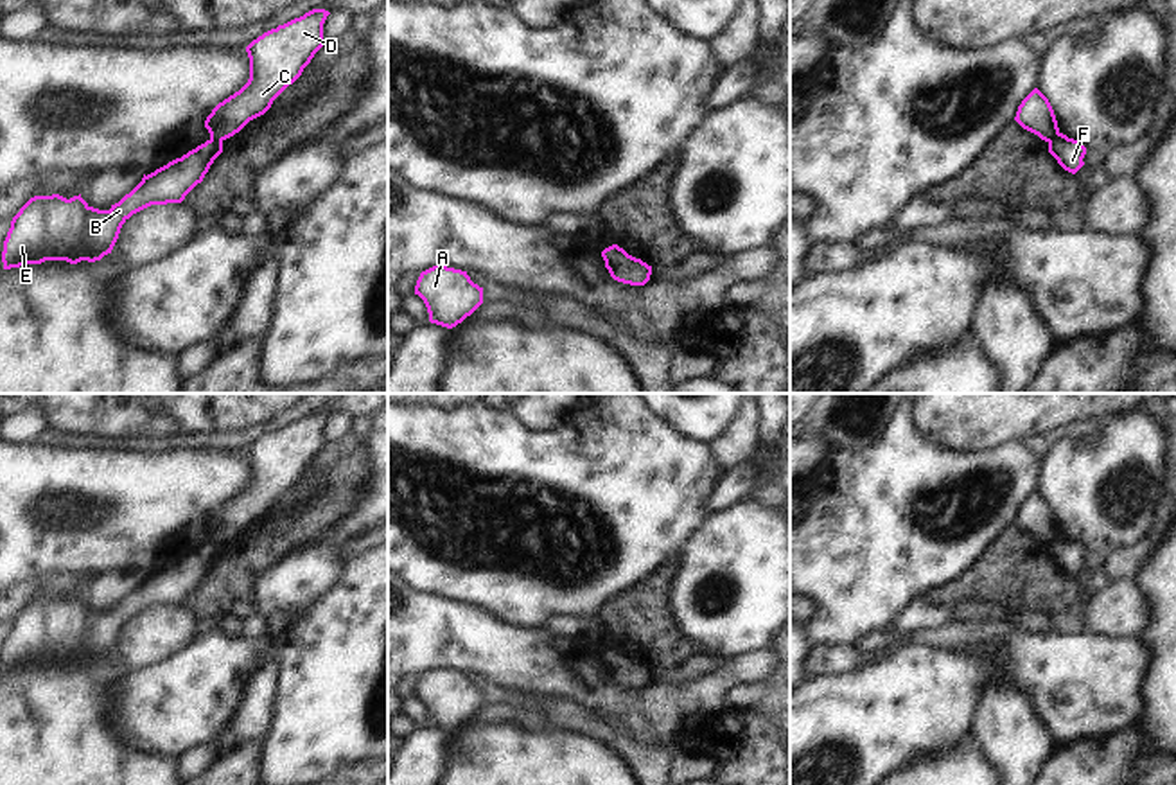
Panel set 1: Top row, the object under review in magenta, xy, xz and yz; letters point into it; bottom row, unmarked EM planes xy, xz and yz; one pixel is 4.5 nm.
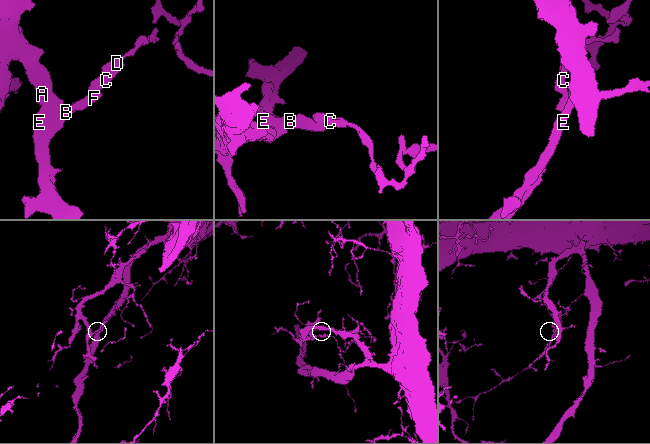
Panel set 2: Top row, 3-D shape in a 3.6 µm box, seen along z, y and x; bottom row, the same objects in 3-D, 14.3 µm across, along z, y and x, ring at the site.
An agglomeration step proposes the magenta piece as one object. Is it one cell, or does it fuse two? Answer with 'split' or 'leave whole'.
split

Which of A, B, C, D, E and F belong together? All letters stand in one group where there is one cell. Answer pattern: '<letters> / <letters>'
A B E F / C D

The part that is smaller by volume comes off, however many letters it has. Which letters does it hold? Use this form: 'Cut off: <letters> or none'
Cut off: C, D

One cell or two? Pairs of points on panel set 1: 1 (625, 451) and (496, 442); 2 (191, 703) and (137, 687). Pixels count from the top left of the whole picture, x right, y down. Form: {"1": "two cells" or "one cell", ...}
{"1": "one cell", "2": "one cell"}

